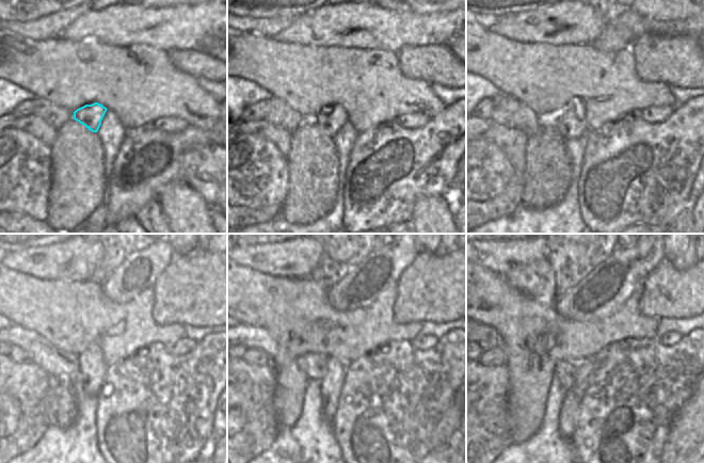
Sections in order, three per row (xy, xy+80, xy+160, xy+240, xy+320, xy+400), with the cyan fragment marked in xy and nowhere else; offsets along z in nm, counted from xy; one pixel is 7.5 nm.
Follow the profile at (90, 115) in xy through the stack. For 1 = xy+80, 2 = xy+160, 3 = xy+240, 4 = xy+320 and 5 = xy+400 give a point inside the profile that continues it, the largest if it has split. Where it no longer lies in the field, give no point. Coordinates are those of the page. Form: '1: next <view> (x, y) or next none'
1: next xy+80 (331, 117)
2: next xy+160 (570, 123)
3: next xy+240 (92, 369)
4: next xy+320 (332, 384)
5: next xy+400 (570, 409)

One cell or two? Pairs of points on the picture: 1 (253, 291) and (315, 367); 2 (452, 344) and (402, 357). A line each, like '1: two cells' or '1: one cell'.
1: two cells
2: one cell

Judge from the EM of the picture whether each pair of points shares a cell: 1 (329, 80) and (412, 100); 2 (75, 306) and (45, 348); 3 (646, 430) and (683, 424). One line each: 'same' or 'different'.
1: same
2: different
3: different

